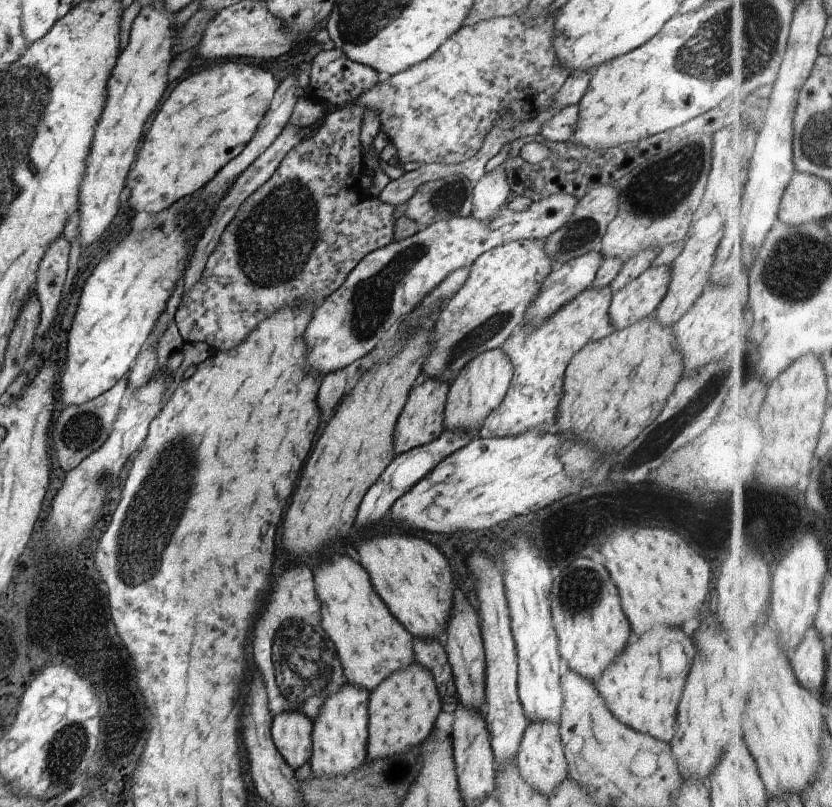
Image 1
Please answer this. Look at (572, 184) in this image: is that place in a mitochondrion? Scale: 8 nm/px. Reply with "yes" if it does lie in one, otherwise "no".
no

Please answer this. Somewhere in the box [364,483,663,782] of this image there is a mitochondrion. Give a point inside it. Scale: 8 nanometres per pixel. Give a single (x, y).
(590, 588)

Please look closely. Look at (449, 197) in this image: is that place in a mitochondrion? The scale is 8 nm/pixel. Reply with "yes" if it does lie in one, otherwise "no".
yes

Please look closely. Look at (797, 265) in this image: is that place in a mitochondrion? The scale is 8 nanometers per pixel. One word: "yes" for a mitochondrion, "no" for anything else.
yes

